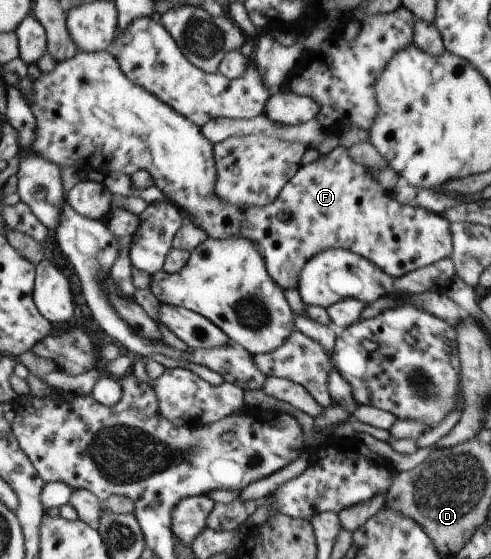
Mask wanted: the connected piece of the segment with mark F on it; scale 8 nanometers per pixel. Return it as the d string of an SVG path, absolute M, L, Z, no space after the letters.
M111 50L78 52L71 60L59 62L51 74L42 73L33 81L29 96L31 98L26 100L29 100L31 112L38 120L38 137L35 138L35 146L29 146L27 152L43 154L43 158L49 158L59 167L88 166L97 168L105 175L119 172L131 176L141 169L149 170L154 185L209 238L225 240L231 236L245 236L247 240L251 239L265 257L264 266L281 290L298 290L303 266L315 254L332 248L351 250L364 256L390 277L401 277L453 254L450 222L443 215L397 202L390 190L383 188L371 176L371 168L356 163L349 156L347 147L341 144L312 163L301 165L277 198L259 211L239 209L223 202L215 196L217 168L214 145L203 136L201 127L131 82L123 74Z

